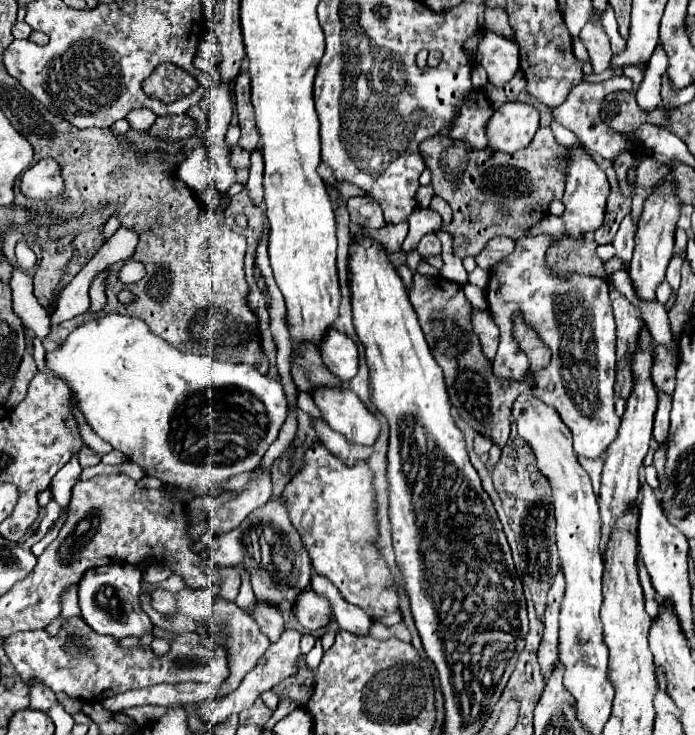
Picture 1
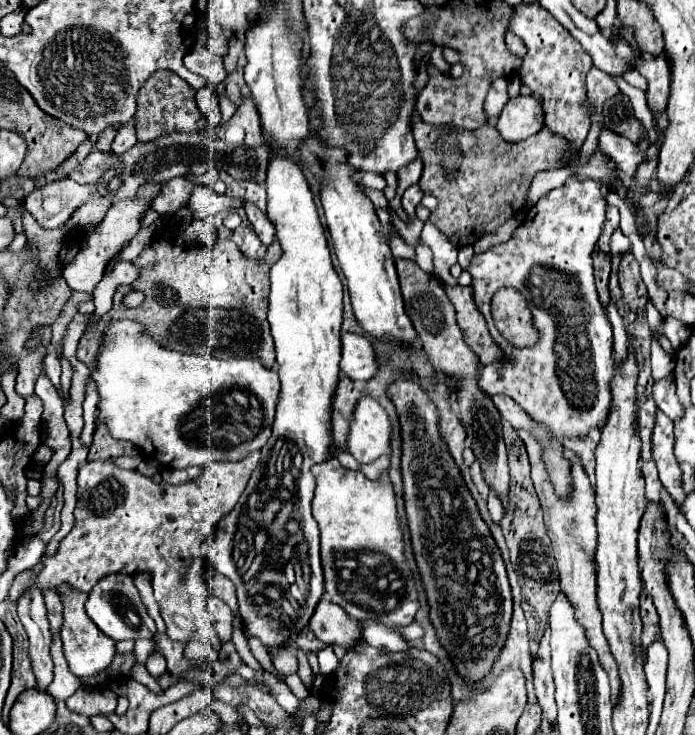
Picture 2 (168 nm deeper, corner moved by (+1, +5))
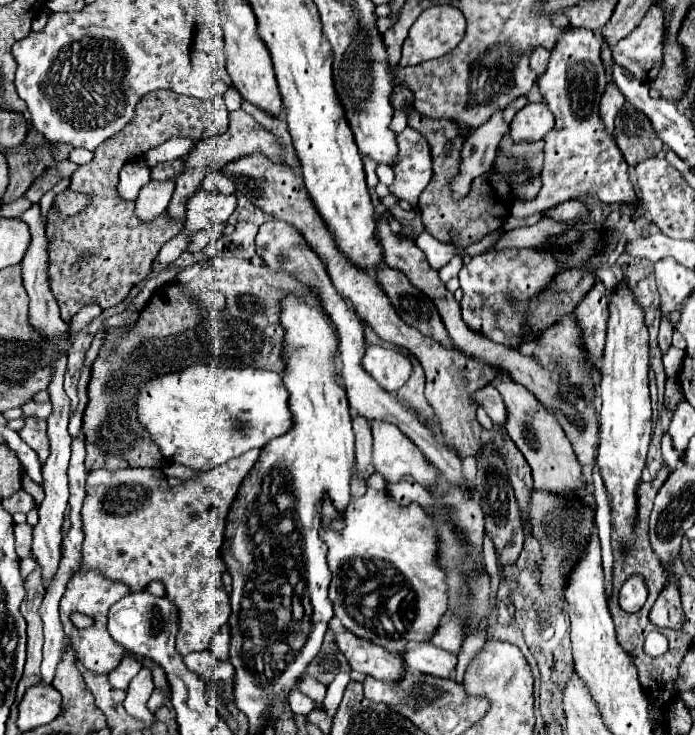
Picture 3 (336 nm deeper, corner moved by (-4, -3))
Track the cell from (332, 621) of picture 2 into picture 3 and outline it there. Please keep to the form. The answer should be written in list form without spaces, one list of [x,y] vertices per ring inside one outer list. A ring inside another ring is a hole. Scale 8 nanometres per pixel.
[[[341,630],[337,634],[337,646],[347,656],[353,670],[373,676],[375,680],[393,682],[401,680],[405,674],[405,662],[401,654],[391,654],[381,646],[369,644],[367,640],[357,640],[351,632]]]

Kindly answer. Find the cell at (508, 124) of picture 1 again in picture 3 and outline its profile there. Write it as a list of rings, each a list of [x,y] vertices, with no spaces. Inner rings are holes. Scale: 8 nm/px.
[[[527,104],[509,124],[509,136],[515,142],[537,142],[555,126],[555,118],[547,104]]]

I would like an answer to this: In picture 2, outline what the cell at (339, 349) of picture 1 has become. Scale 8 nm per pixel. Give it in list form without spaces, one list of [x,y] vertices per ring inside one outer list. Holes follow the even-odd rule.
[[[342,334],[342,362],[340,370],[354,382],[370,380],[378,366],[374,360],[374,350],[366,336]]]

